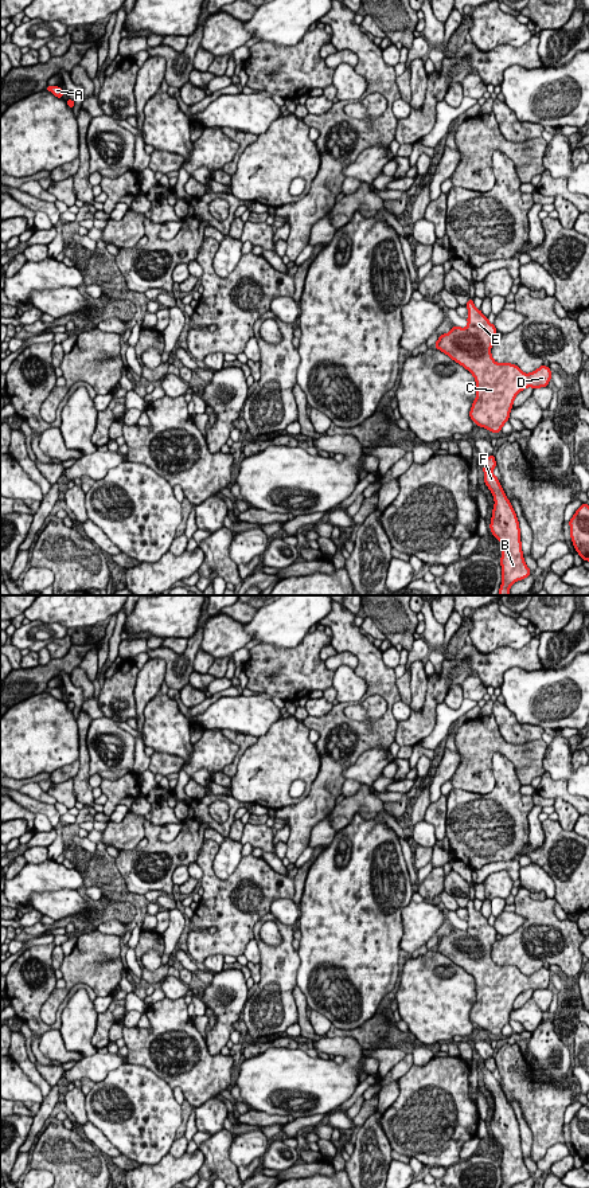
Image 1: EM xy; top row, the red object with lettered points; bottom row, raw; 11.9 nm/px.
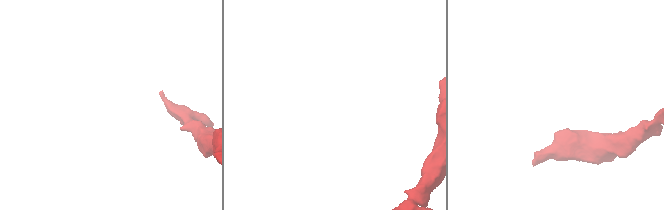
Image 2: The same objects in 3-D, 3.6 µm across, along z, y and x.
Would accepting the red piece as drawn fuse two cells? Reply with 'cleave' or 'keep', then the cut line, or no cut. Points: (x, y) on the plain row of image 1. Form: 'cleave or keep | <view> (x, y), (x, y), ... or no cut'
cleave | xy (484, 1067), (491, 1073)

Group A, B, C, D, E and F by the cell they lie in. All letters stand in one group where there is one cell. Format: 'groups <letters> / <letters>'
groups A C D E / B F

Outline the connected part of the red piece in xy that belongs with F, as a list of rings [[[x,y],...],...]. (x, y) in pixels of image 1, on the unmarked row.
[[[484,1067],[484,1085],[494,1097],[495,1107],[491,1119],[491,1134],[502,1145],[502,1187],[511,1188],[530,1179],[530,1171],[523,1161],[520,1130],[516,1115],[507,1101],[499,1080]]]

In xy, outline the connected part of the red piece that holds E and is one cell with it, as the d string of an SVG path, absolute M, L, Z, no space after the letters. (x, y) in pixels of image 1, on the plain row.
M473 900L467 904L468 927L453 927L436 943L436 950L468 972L476 982L476 1001L469 1019L492 1035L500 1035L510 1021L515 999L524 990L547 989L551 973L545 966L530 976L524 976L511 965L496 965L491 957L496 941L496 930L475 910Z

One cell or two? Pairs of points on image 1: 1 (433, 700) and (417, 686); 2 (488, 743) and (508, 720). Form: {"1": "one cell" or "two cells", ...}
{"1": "two cells", "2": "two cells"}

